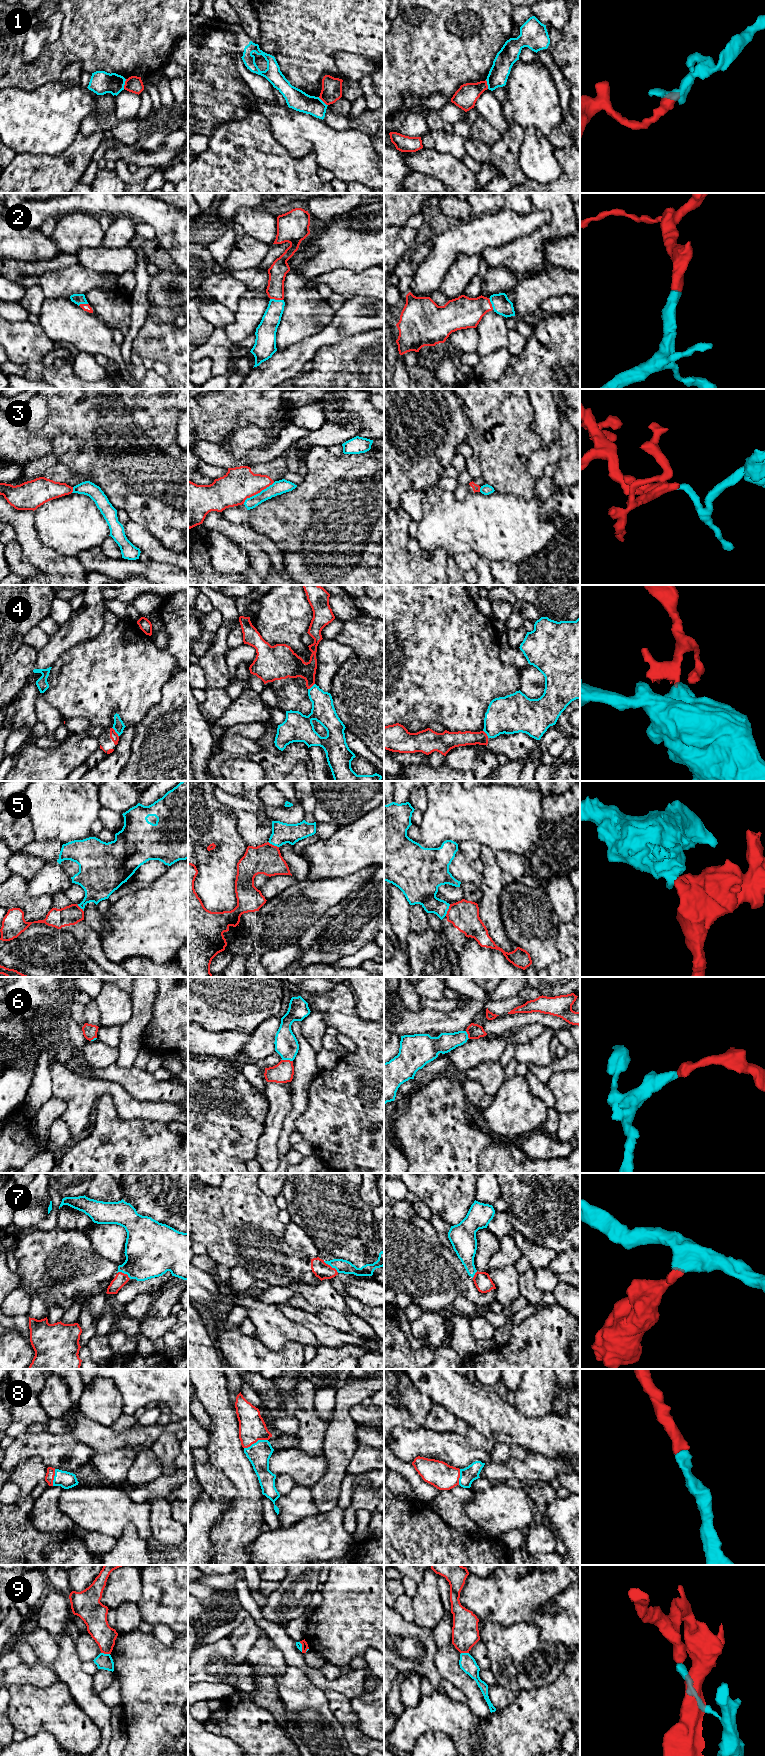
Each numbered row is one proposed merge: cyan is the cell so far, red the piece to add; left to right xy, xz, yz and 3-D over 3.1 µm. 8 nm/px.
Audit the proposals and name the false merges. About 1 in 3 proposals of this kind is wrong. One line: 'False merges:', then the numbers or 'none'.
False merges: 1, 3, 4, 5, 9

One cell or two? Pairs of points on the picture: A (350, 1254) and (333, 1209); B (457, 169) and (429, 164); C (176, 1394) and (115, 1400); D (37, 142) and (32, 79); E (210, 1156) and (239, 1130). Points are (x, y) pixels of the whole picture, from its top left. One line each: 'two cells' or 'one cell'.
A: one cell
B: one cell
C: two cells
D: two cells
E: one cell

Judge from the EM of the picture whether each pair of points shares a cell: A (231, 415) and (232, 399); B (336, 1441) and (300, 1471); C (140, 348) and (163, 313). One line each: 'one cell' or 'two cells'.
A: one cell
B: two cells
C: two cells

